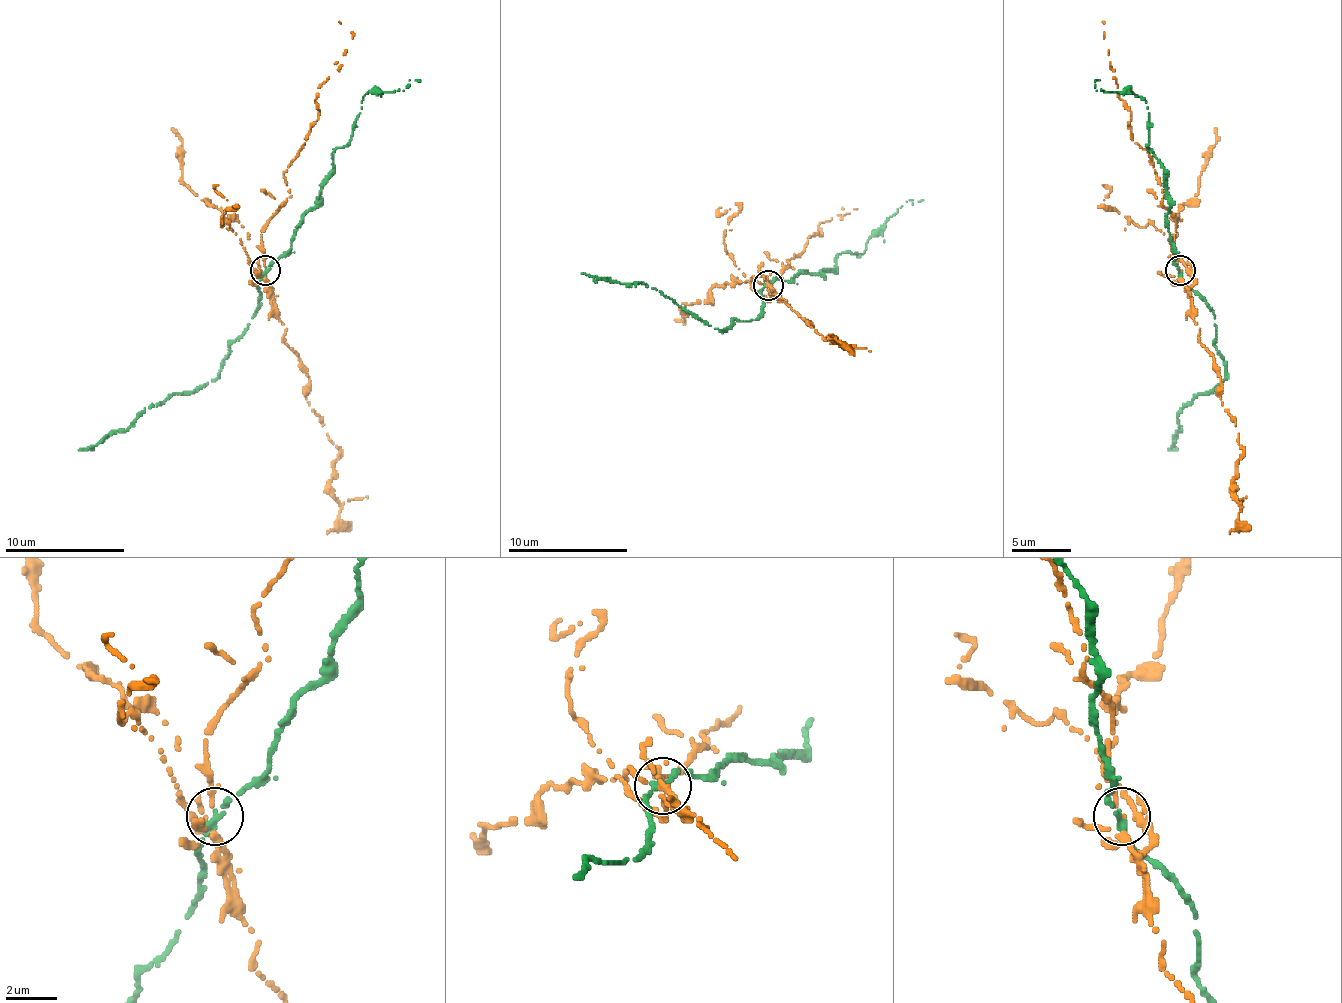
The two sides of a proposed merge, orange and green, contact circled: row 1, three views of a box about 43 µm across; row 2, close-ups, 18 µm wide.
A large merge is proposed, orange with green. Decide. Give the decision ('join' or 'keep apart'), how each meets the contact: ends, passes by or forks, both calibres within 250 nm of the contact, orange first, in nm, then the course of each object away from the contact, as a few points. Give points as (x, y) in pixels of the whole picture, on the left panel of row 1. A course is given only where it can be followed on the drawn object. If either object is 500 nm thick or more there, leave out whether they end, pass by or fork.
keep apart; orange forks there; green passes by; 140 nm thick on the orange side, 260 nm on the other; orange runs (265, 269), (259, 248), (241, 242), (340, 452), (331, 482), (340, 512), (328, 533); green runs (265, 272), (259, 281), (259, 308), (232, 344), (217, 377), (190, 392), (175, 392), (127, 428), (79, 449)

